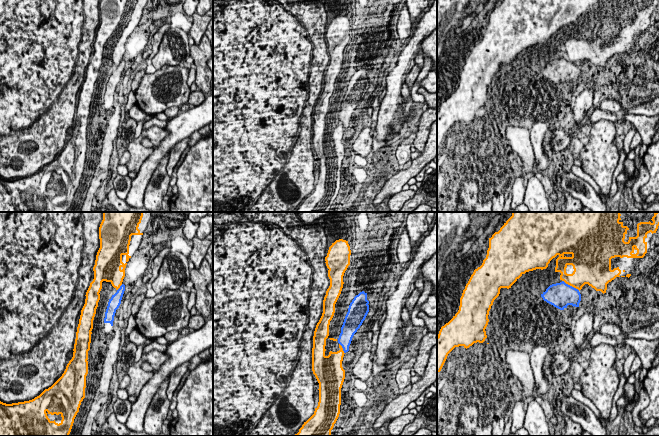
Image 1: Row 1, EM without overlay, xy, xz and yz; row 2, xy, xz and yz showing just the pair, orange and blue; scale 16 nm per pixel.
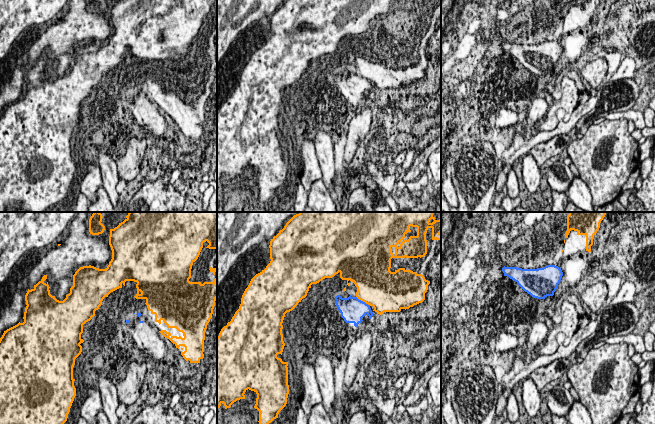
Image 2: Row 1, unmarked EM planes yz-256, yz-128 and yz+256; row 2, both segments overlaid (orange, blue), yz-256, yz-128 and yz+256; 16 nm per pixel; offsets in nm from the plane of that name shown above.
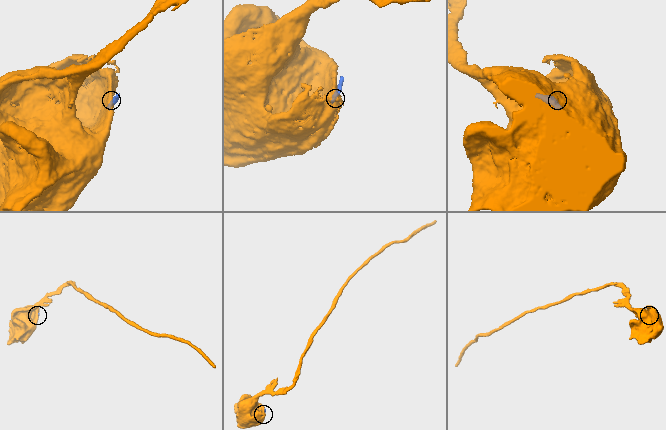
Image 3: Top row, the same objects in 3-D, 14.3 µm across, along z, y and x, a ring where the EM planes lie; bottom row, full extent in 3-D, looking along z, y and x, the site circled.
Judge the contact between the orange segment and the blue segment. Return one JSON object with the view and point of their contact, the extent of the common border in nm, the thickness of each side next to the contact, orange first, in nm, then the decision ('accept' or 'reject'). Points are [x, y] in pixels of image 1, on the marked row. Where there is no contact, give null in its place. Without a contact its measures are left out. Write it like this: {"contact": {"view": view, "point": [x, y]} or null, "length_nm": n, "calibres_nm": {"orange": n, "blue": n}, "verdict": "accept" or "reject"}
{"contact": {"view": "yz", "point": [571, 285]}, "length_nm": 340, "calibres_nm": {"orange": 320, "blue": 400}, "verdict": "reject"}

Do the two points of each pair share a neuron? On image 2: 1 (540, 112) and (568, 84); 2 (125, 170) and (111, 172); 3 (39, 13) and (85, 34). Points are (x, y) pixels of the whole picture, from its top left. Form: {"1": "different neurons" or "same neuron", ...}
{"1": "different neurons", "2": "different neurons", "3": "different neurons"}

